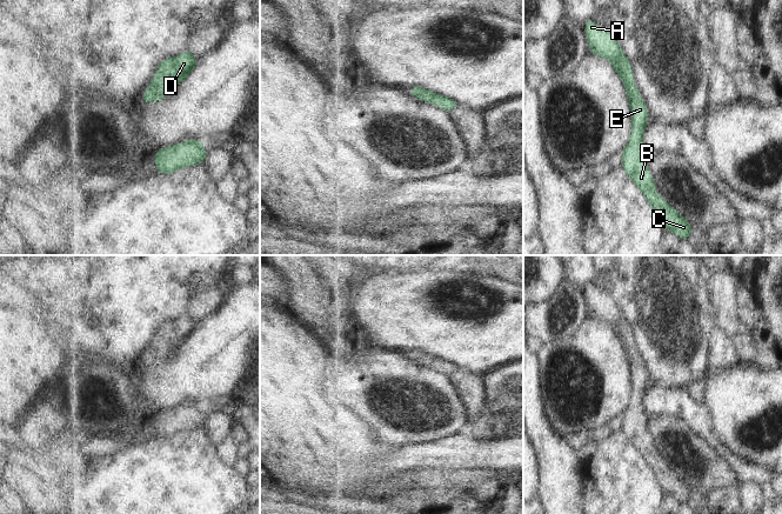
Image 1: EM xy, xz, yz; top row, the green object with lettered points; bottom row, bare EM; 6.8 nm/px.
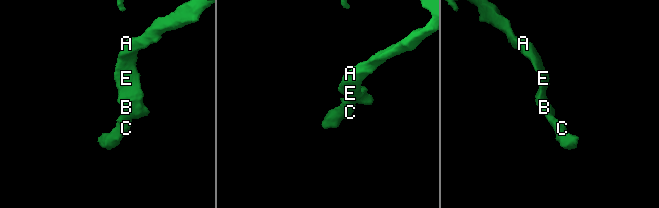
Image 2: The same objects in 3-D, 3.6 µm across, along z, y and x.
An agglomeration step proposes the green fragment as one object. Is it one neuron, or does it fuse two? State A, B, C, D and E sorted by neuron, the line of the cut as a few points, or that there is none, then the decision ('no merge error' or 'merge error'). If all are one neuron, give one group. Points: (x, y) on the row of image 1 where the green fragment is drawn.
groups A B C D E; cut none; no merge error

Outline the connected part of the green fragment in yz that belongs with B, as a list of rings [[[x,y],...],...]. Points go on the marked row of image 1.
[[[593,19],[584,24],[589,52],[607,59],[622,79],[631,112],[631,135],[623,151],[622,168],[653,207],[664,231],[674,232],[681,240],[689,240],[693,226],[671,205],[657,194],[656,183],[648,171],[643,133],[648,125],[648,107],[634,84],[634,71],[620,44],[609,32],[603,31]]]

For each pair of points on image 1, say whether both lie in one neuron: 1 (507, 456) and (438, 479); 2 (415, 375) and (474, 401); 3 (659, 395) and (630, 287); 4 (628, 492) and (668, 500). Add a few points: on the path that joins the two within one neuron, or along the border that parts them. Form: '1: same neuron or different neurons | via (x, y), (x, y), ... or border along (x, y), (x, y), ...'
1: different neurons | border along (488, 468), (440, 469)
2: different neurons | border along (452, 375), (472, 421)
3: different neurons | border along (684, 385), (680, 387), (649, 386)
4: different neurons | border along (666, 494), (661, 501)

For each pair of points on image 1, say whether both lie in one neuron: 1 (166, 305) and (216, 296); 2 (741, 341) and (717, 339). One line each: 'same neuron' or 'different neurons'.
1: different neurons
2: different neurons

